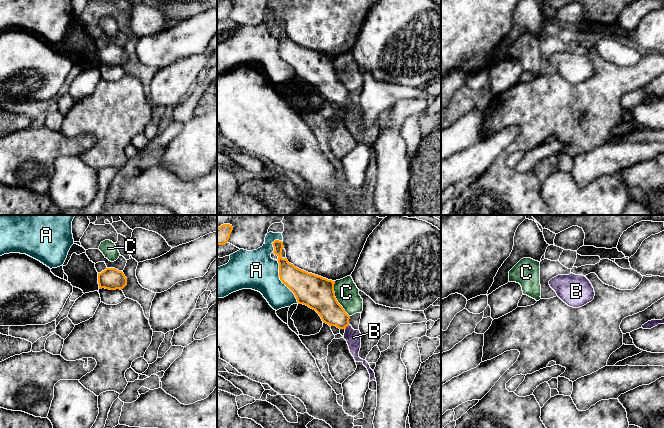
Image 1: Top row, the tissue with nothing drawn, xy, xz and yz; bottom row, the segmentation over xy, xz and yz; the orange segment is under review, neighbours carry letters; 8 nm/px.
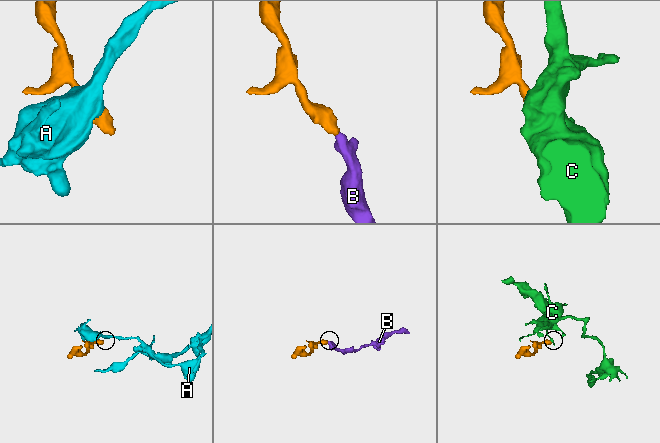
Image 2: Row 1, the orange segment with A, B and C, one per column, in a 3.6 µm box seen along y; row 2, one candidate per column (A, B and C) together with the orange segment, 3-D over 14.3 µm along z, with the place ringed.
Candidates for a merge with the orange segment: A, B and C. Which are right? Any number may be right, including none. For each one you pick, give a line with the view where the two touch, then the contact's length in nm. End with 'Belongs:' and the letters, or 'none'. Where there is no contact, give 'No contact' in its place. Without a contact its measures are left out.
B: Touches orange in xz. Shared border 50 nm
Belongs: B

